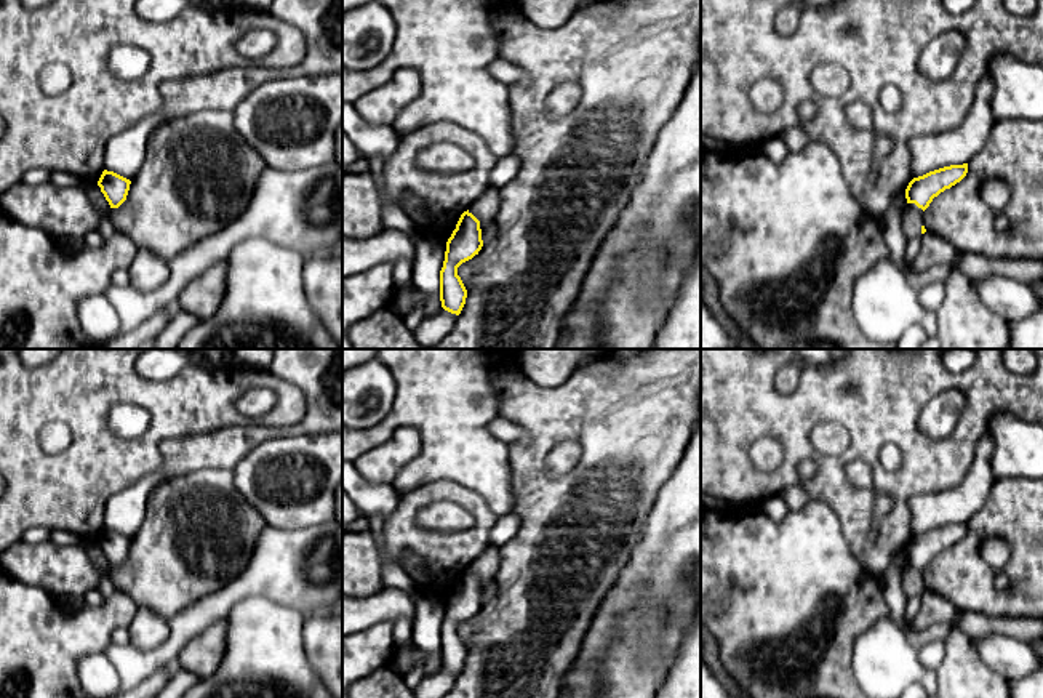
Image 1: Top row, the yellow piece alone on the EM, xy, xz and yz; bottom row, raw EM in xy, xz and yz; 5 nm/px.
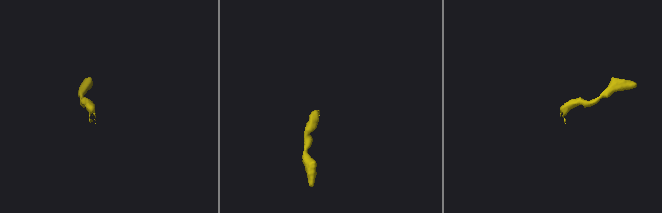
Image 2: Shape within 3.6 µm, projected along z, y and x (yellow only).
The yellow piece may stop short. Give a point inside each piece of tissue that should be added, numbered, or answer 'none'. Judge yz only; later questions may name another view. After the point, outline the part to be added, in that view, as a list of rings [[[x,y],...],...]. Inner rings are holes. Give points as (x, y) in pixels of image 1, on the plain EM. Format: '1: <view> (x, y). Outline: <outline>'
1: yz (912, 575). Outline: [[[909,562],[902,570],[902,592],[907,599],[921,594],[923,568],[915,562]]]

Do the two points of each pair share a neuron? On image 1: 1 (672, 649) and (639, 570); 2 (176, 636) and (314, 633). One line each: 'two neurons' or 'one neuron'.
1: one neuron
2: two neurons

